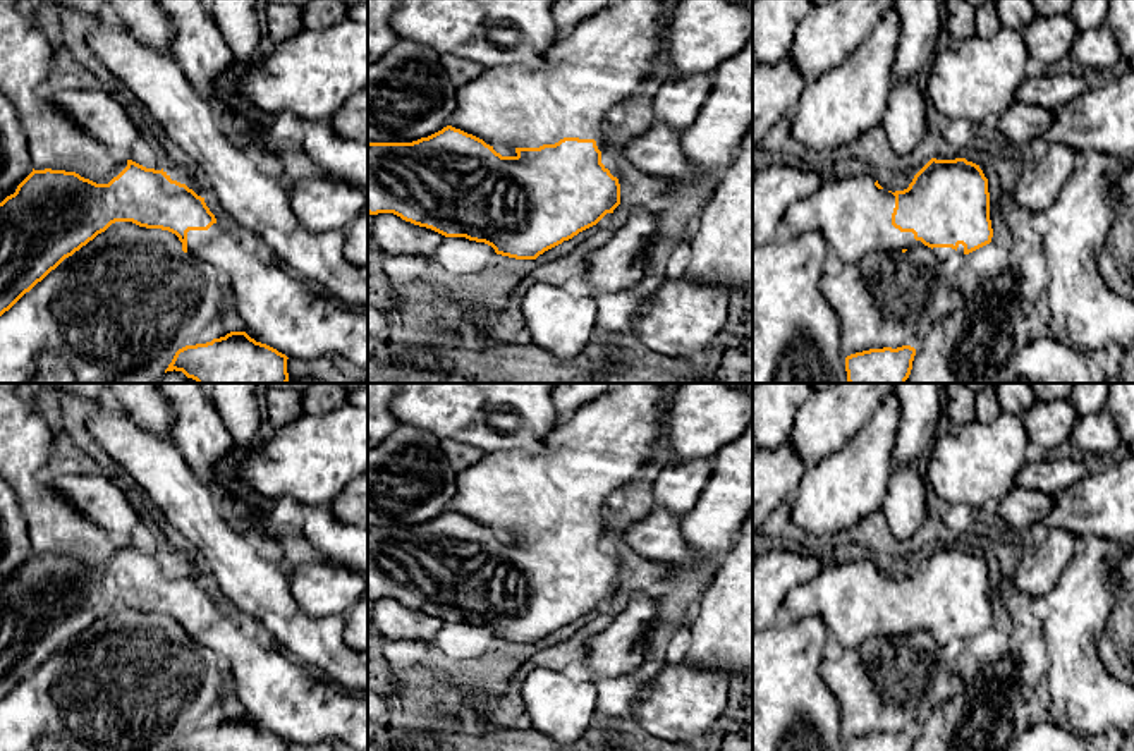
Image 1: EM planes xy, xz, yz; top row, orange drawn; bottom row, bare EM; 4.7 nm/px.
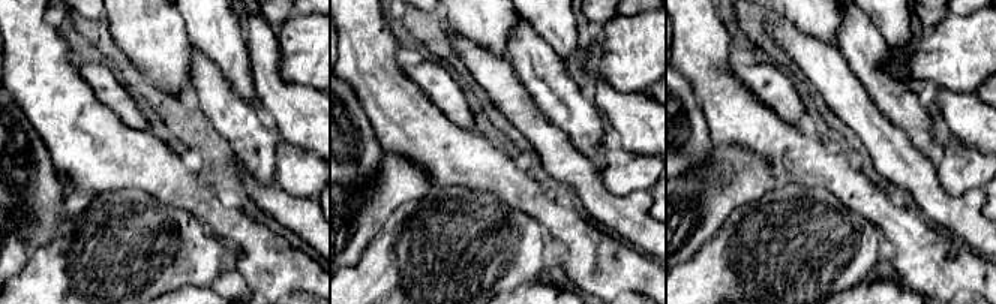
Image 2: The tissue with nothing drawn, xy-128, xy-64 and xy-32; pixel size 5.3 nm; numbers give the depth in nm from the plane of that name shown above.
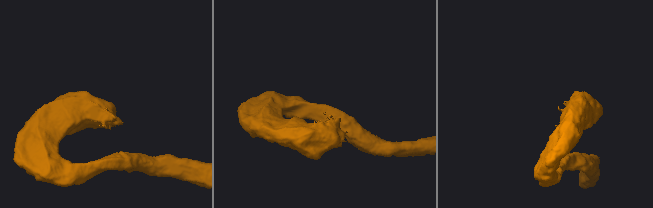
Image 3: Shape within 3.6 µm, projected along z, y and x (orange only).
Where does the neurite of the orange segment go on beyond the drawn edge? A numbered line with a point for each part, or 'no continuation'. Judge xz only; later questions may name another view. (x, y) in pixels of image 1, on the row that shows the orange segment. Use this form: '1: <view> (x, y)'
1: xz (591, 71)

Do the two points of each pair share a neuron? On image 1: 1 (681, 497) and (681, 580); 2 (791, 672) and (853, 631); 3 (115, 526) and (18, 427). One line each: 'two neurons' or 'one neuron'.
1: two neurons
2: two neurons
3: two neurons

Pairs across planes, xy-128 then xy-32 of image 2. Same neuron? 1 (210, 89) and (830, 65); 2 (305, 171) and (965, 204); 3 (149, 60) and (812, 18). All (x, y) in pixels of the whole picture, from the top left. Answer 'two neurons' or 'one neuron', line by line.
1: two neurons
2: two neurons
3: one neuron

